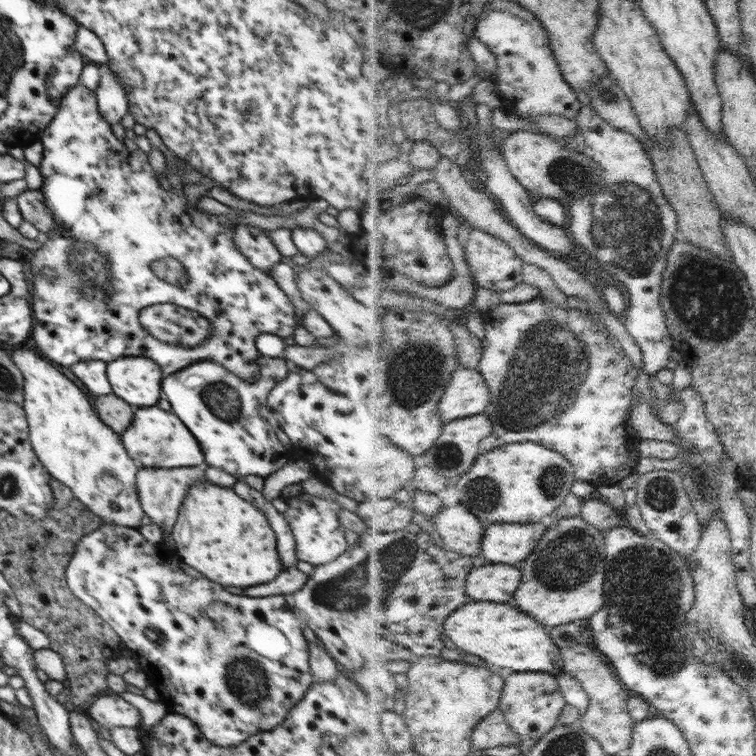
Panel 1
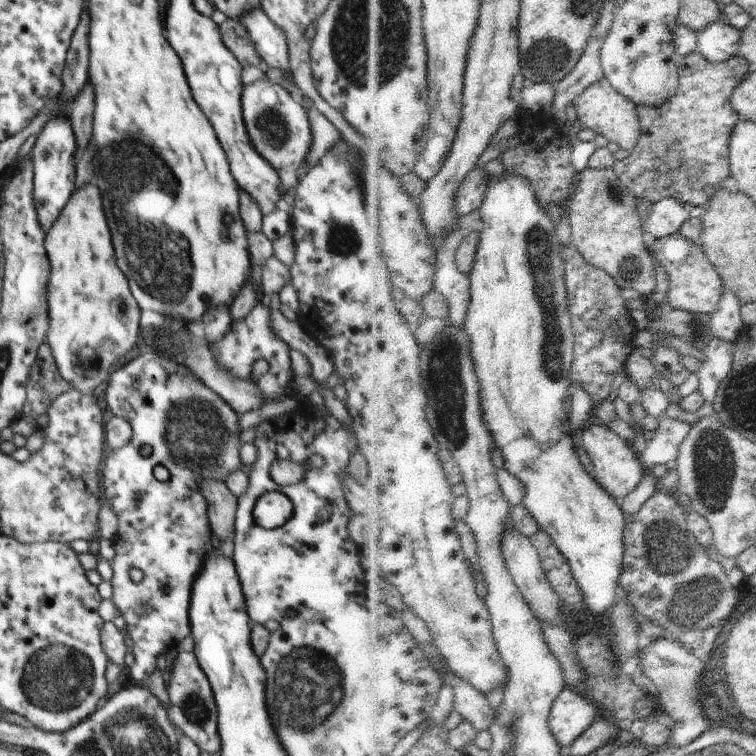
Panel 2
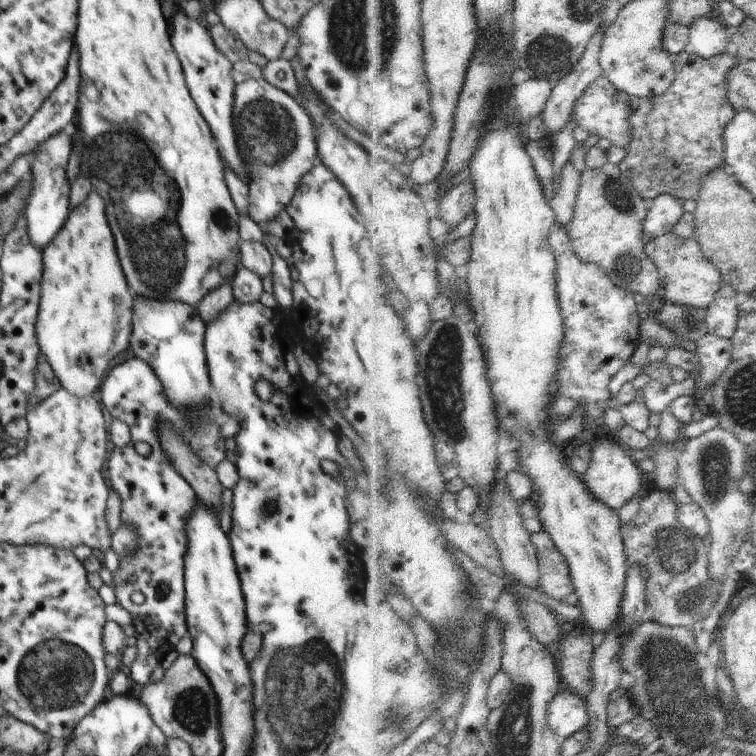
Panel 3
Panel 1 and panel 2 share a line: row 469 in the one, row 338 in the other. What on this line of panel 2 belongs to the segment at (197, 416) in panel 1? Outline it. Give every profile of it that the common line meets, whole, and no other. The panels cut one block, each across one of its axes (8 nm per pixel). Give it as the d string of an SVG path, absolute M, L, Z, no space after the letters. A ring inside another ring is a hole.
M259 302L252 308L252 312L250 312L244 320L238 320L238 322L234 320L234 322L232 322L232 328L228 330L228 334L226 334L222 340L210 344L208 348L212 350L214 360L216 360L216 364L218 364L220 368L224 366L224 370L226 370L228 374L232 374L232 376L236 376L236 378L242 378L242 380L246 380L246 378L253 379L253 381L256 381L256 384L258 384L260 392L266 394L268 400L276 402L284 399L288 382L293 379L294 376L291 371L289 357L291 348L274 334L274 329L271 327L270 312L270 307ZM258 358L266 360L269 369L265 374L254 379L252 375L252 364L254 364Z

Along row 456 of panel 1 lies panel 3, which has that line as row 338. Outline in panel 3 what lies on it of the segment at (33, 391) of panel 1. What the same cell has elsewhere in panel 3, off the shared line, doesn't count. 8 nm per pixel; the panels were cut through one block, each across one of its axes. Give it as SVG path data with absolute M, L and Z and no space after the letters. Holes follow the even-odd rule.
M90 191L82 204L69 209L63 227L42 250L44 268L41 299L35 324L37 341L56 378L61 382L62 388L79 397L92 395L99 388L112 358L130 346L130 334L133 328L134 298L128 290L124 272L118 262L116 244L106 220L104 204L103 198L100 198L96 192Z

